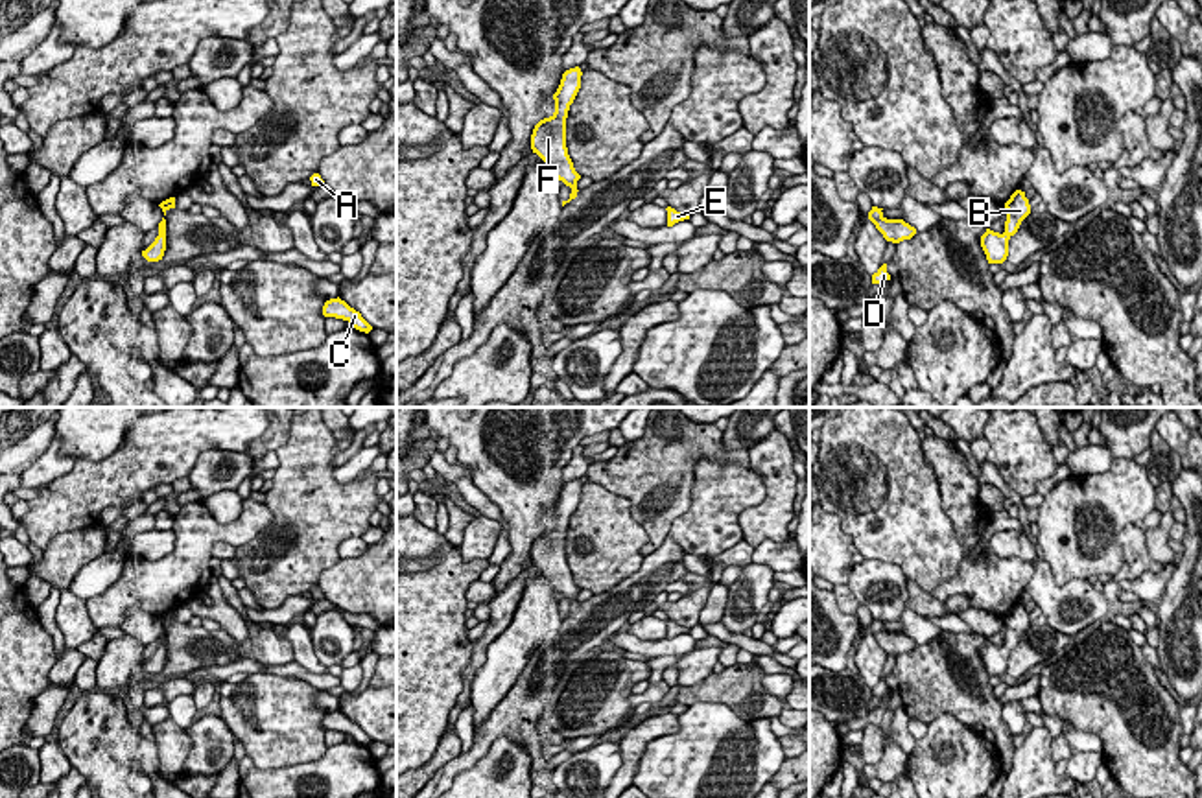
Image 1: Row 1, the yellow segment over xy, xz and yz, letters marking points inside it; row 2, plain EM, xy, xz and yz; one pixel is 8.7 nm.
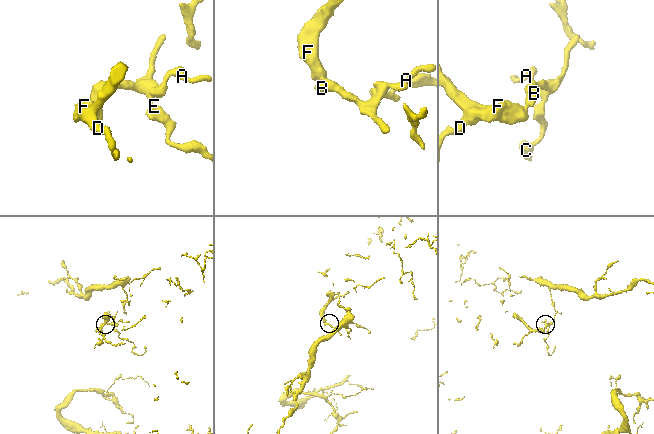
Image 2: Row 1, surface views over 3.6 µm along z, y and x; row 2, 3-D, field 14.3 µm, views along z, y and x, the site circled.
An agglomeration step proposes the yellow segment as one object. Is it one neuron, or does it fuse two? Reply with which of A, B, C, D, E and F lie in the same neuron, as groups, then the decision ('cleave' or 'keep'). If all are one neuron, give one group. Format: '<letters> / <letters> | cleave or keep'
A B C D E F | keep

